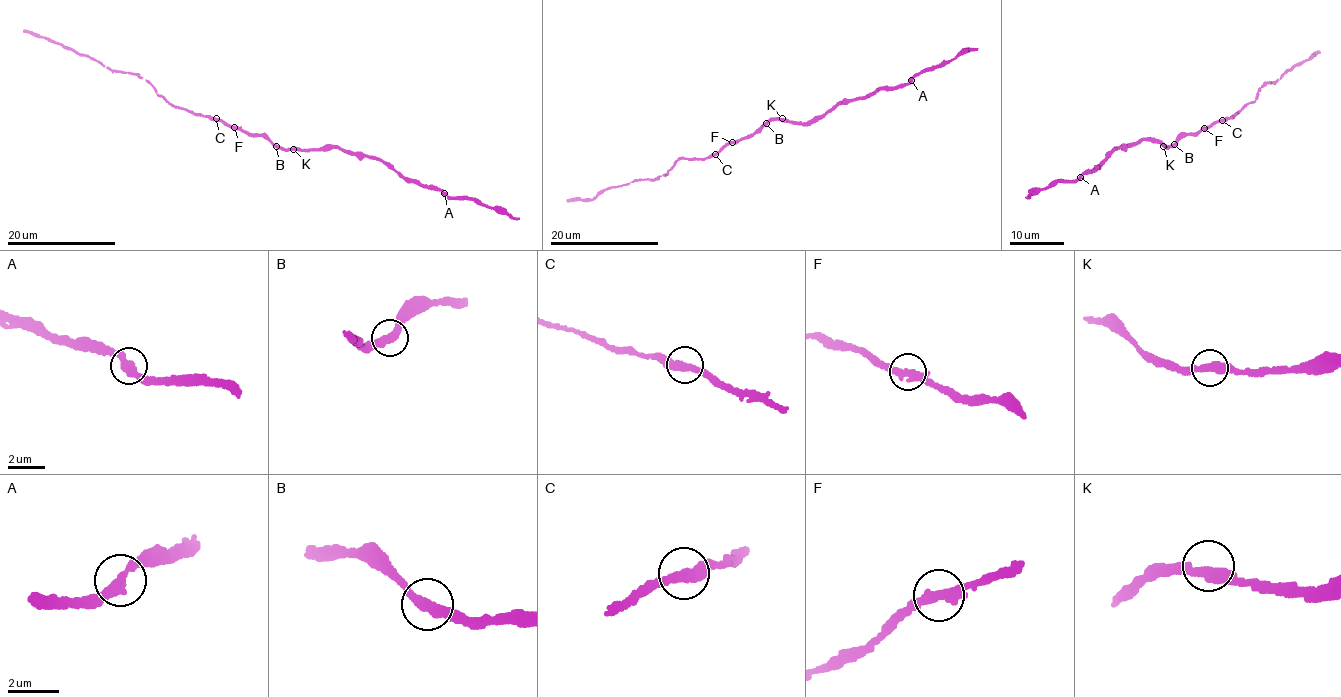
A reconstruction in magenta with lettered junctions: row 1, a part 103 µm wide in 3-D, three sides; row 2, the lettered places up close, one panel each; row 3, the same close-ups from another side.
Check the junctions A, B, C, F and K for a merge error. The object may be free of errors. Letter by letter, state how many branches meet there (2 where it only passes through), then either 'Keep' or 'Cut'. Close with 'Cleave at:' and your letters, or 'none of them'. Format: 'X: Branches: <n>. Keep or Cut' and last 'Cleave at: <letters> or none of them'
A: Branches: 2. Keep
B: Branches: 2. Keep
C: Branches: 2. Keep
F: Branches: 2. Keep
K: Branches: 2. Keep
Cleave at: none of them

